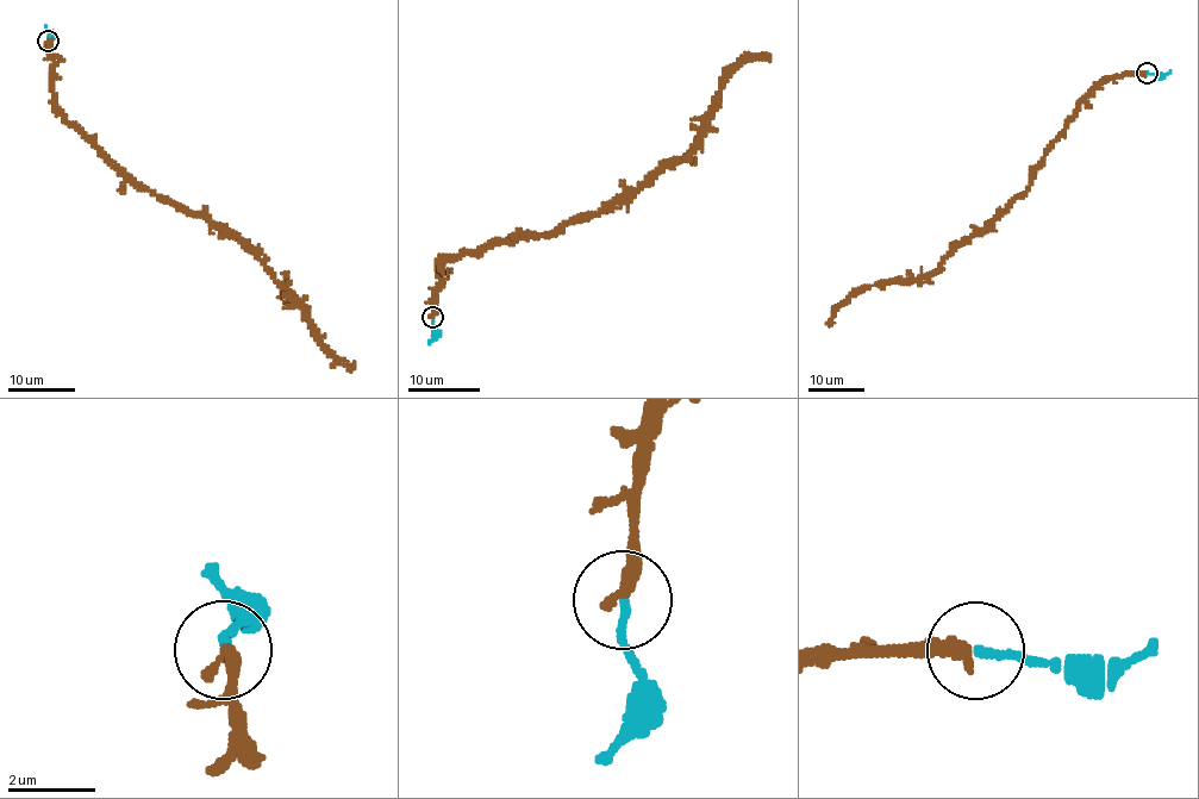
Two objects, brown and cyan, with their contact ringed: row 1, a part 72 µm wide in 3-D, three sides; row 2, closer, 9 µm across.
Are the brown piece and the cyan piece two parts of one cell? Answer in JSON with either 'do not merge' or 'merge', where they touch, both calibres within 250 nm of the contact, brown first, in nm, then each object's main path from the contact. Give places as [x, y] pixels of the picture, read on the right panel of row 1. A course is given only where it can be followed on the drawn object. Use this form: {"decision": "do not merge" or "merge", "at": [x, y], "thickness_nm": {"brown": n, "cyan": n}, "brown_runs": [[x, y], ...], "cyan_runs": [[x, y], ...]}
{"decision": "merge", "at": [1147, 73], "thickness_nm": {"brown": 360, "cyan": 190}, "brown_runs": [[1146, 73], [1109, 76], [1085, 98], [1025, 189], [1001, 214], [955, 245], [936, 269], [855, 291], [829, 325]], "cyan_runs": [[1147, 73], [1169, 70]]}

